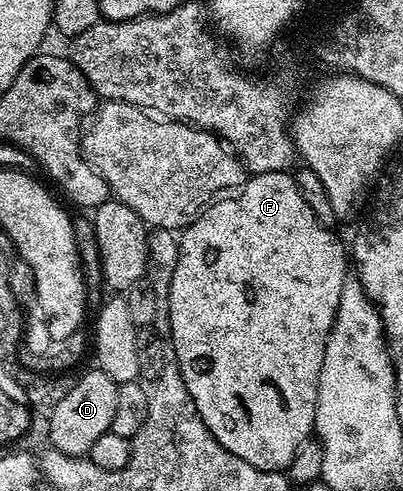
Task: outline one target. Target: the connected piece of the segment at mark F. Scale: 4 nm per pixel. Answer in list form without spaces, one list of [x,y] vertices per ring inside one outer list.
[[[282,171],[249,175],[239,191],[227,198],[217,199],[216,203],[210,205],[178,236],[178,266],[174,266],[174,278],[170,282],[170,330],[173,345],[186,344],[186,348],[175,349],[174,352],[178,358],[182,382],[186,382],[186,390],[190,390],[190,398],[194,398],[194,406],[202,422],[206,422],[220,445],[230,450],[230,454],[250,462],[250,466],[261,468],[263,472],[286,470],[298,446],[302,446],[313,435],[316,427],[316,395],[322,358],[328,335],[334,326],[334,306],[338,302],[344,281],[350,276],[349,253],[345,245],[344,248],[340,245],[339,238],[332,231],[331,227],[320,224],[318,218],[314,218],[314,210],[306,206],[306,198],[302,198],[298,190],[295,175]]]

